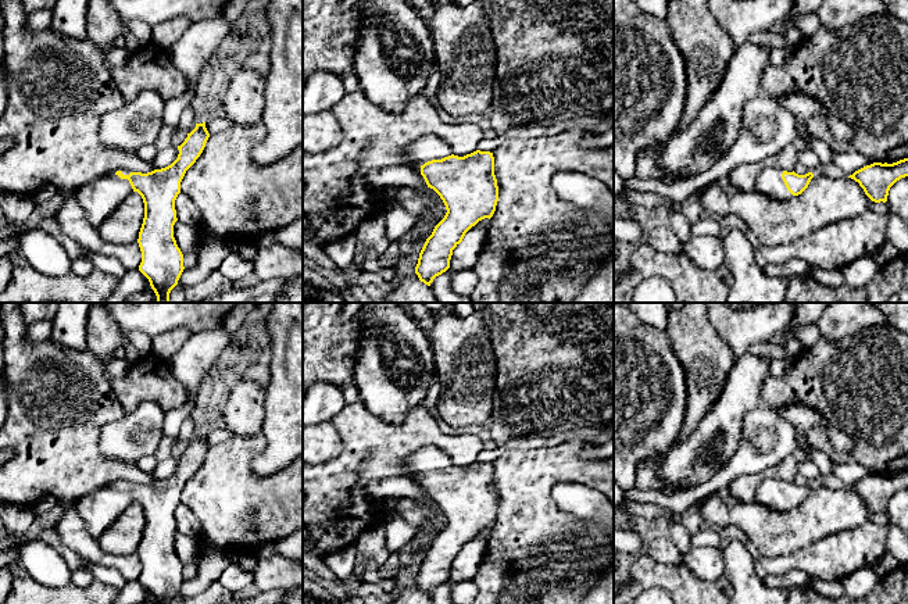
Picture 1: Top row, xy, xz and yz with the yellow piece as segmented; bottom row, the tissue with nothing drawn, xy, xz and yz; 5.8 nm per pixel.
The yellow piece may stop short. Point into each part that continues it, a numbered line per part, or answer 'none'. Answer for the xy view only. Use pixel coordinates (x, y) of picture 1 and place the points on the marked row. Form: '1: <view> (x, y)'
1: xy (99, 197)

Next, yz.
1: yz (769, 182)

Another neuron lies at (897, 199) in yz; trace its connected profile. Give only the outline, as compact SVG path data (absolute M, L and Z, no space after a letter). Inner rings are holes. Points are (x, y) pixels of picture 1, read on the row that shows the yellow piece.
M908 176L890 187L886 203L908 224Z

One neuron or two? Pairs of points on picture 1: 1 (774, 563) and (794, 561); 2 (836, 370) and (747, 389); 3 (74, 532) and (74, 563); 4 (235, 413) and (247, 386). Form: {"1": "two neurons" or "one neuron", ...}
{"1": "one neuron", "2": "two neurons", "3": "two neurons", "4": "one neuron"}

